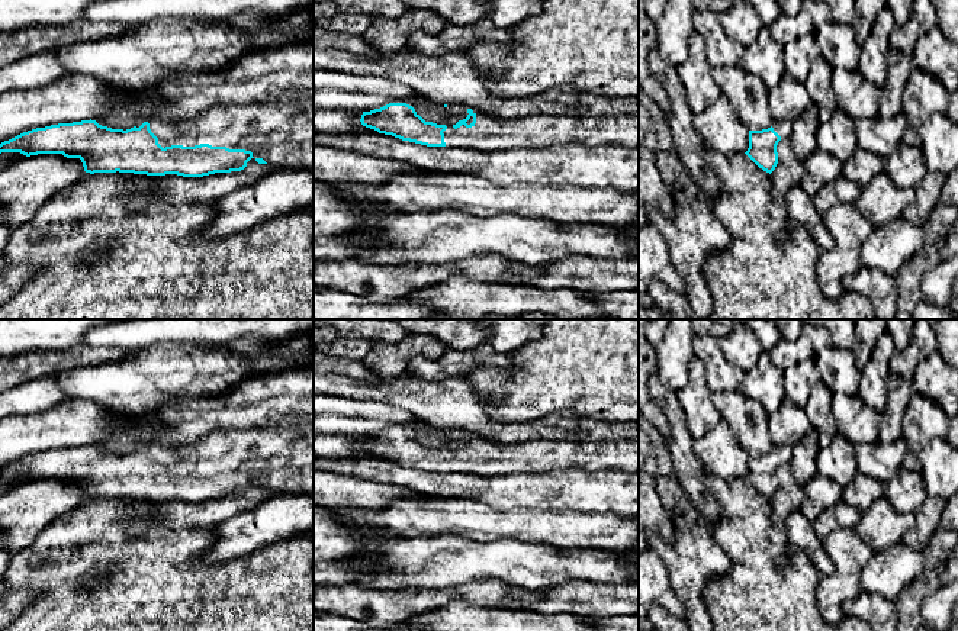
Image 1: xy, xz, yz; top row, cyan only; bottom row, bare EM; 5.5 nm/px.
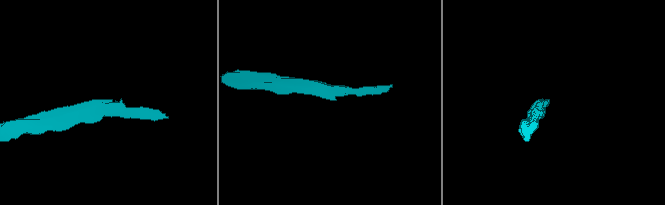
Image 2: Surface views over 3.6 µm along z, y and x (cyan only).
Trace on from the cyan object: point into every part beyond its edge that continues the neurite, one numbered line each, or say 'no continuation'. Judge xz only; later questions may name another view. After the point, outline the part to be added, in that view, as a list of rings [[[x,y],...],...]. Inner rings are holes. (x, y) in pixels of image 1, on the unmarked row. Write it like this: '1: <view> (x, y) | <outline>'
1: xz (489, 459) | [[[592,437],[572,440],[539,440],[523,444],[501,444],[476,438],[472,453],[447,451],[446,471],[496,476],[537,473],[569,467],[586,471],[618,470],[639,473],[639,440],[597,441]]]

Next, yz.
1: yz (783, 453) | [[[774,445],[774,455],[781,461],[781,464],[788,464],[793,454],[793,447],[790,445]]]

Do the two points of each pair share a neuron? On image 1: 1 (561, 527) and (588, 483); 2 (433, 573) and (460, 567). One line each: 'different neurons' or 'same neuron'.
1: different neurons
2: same neuron

